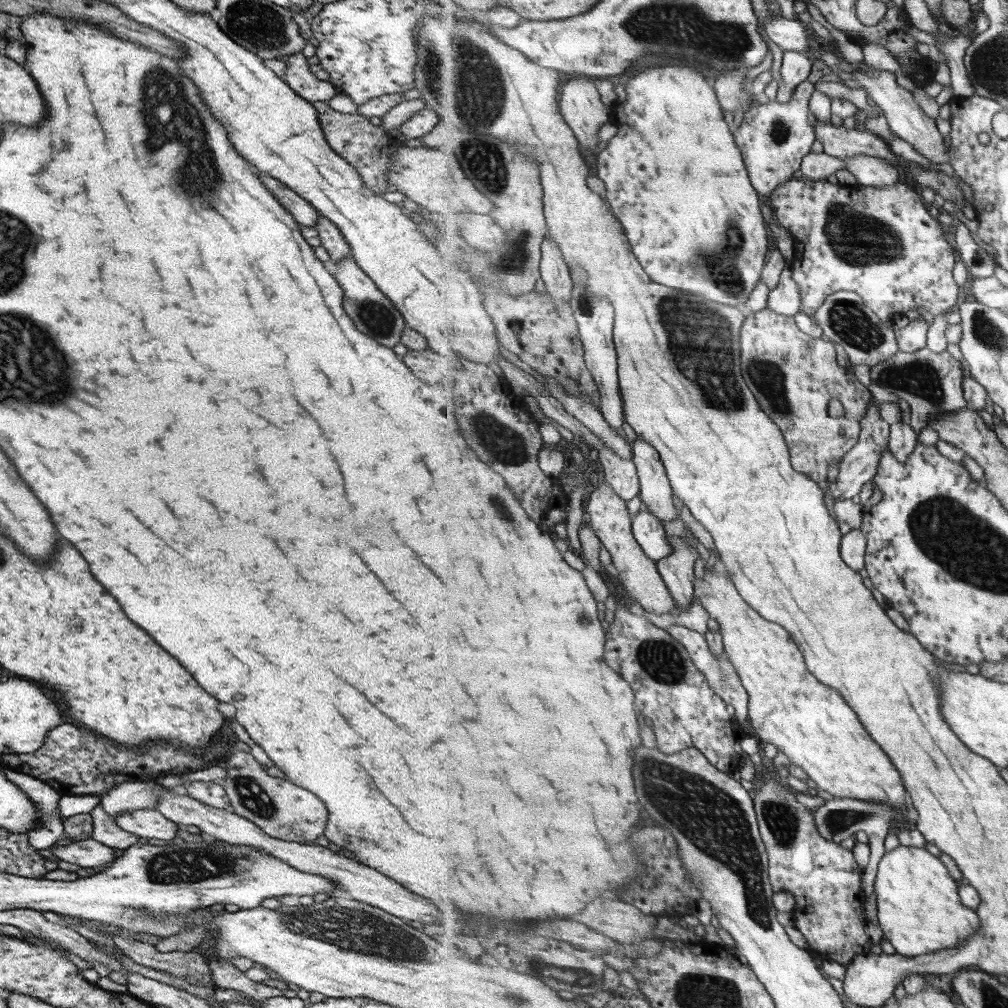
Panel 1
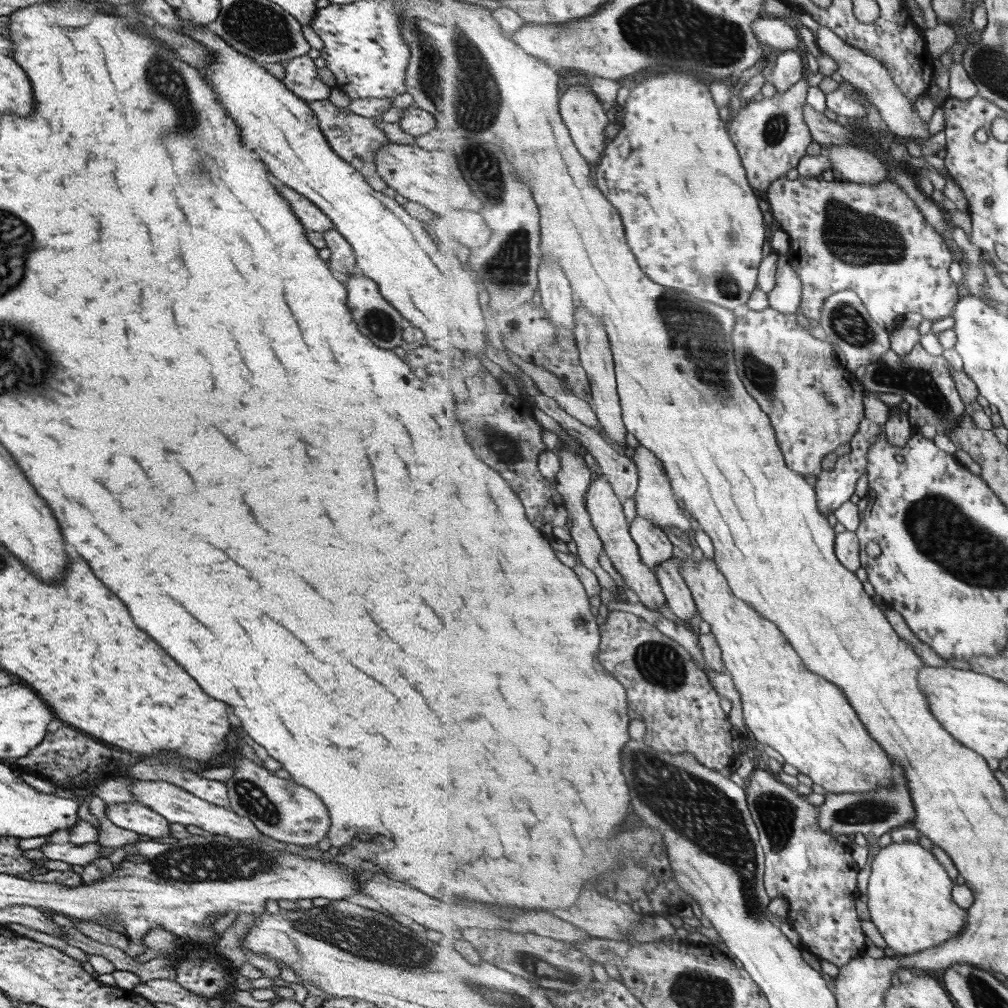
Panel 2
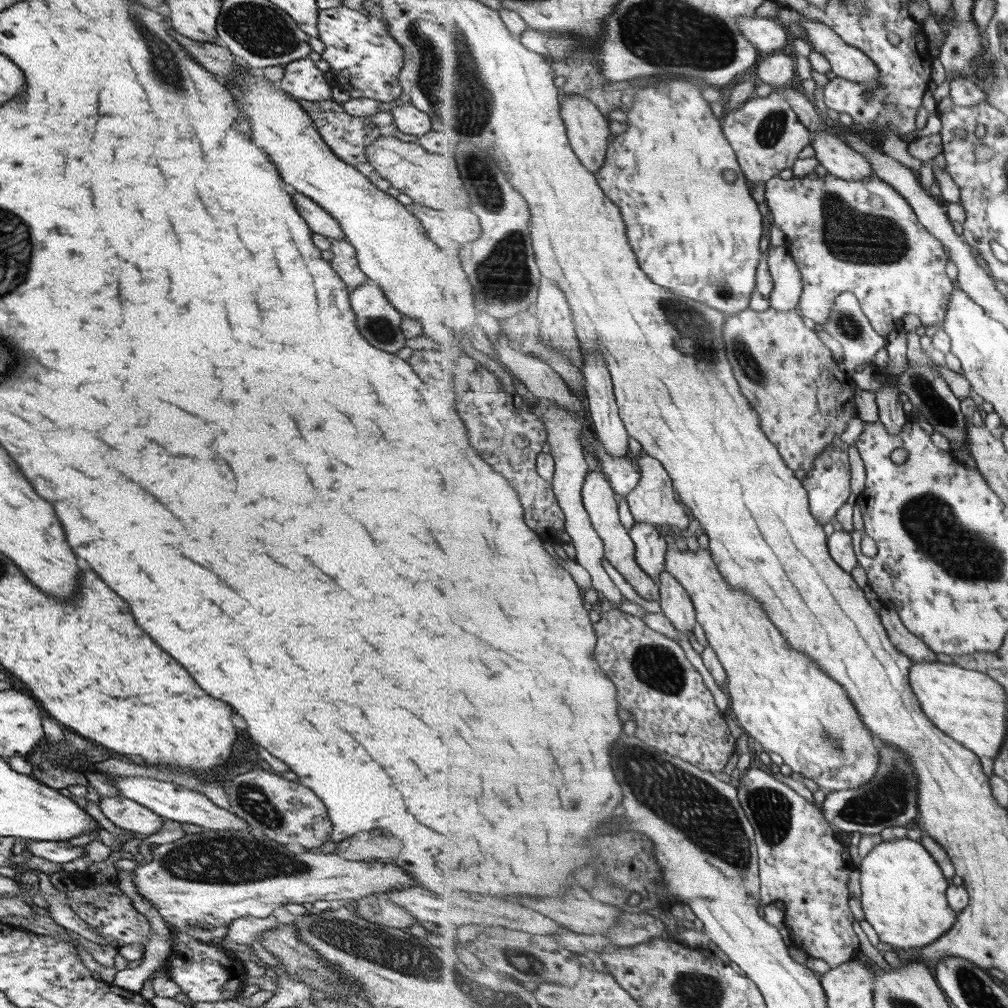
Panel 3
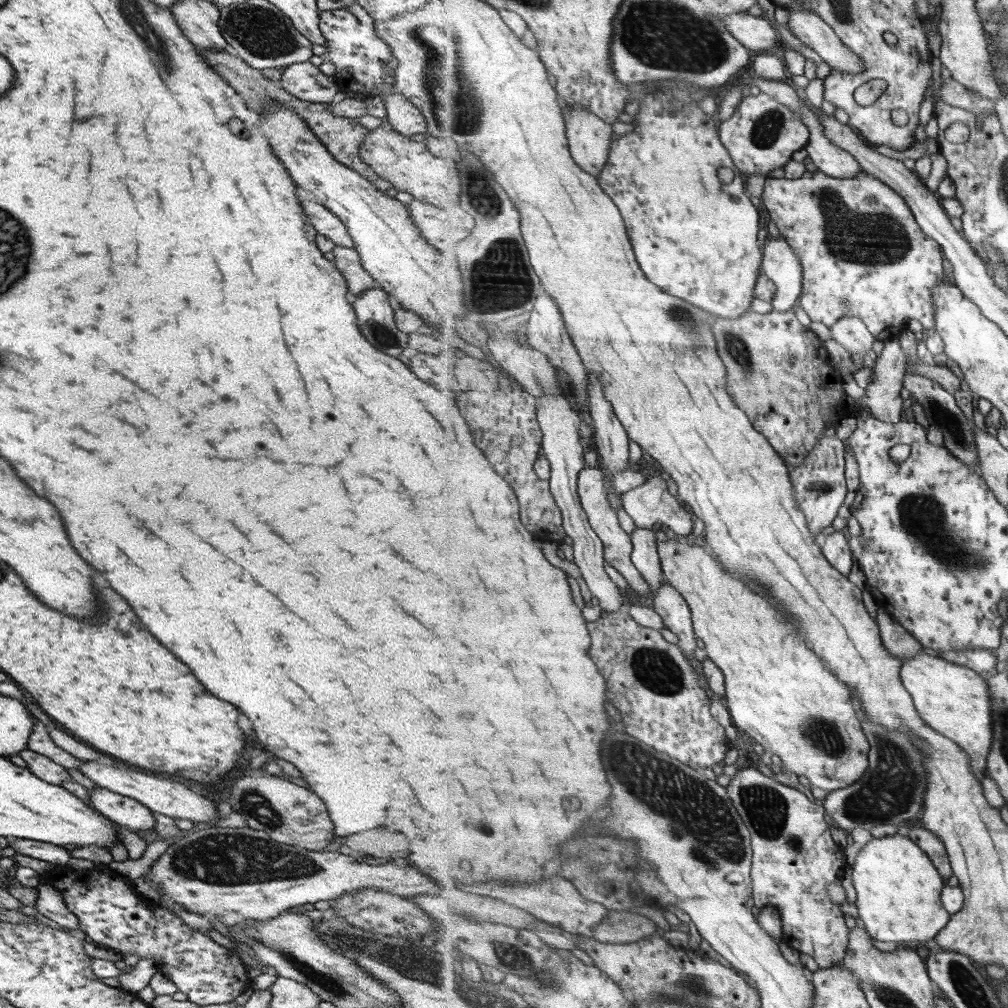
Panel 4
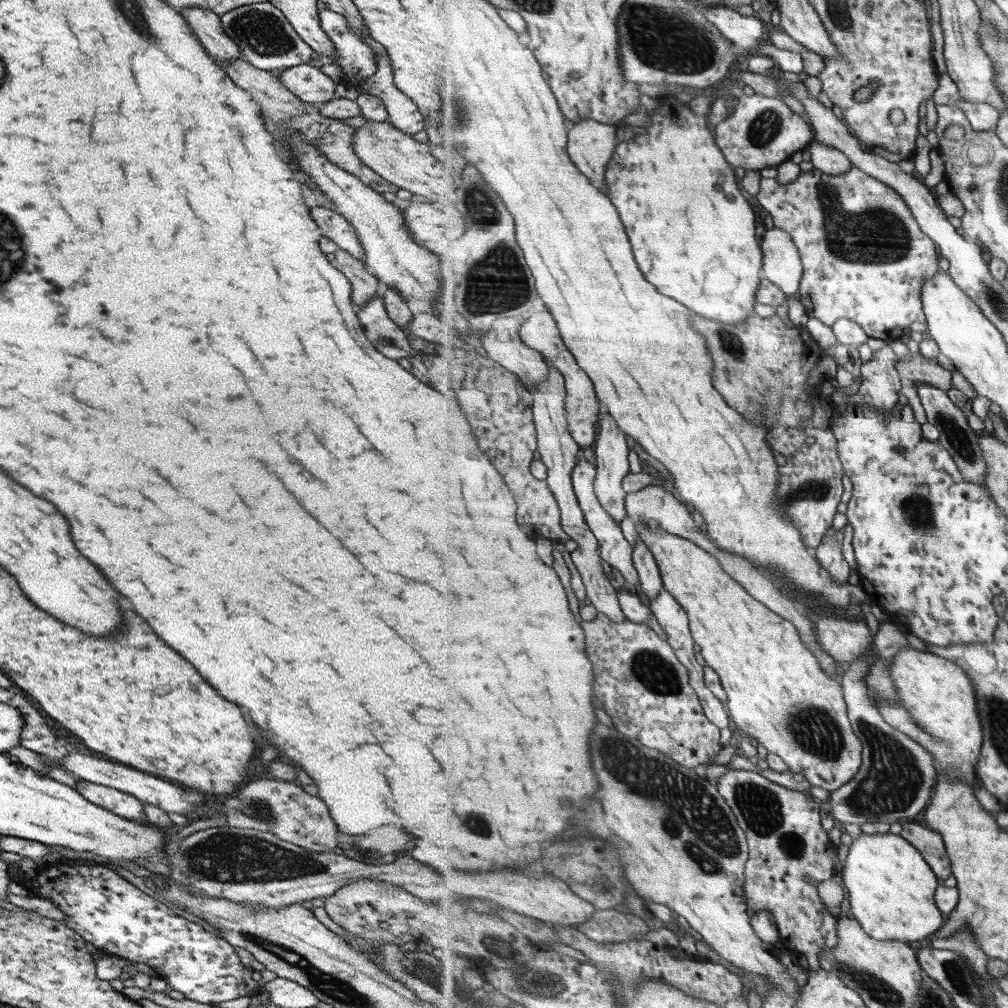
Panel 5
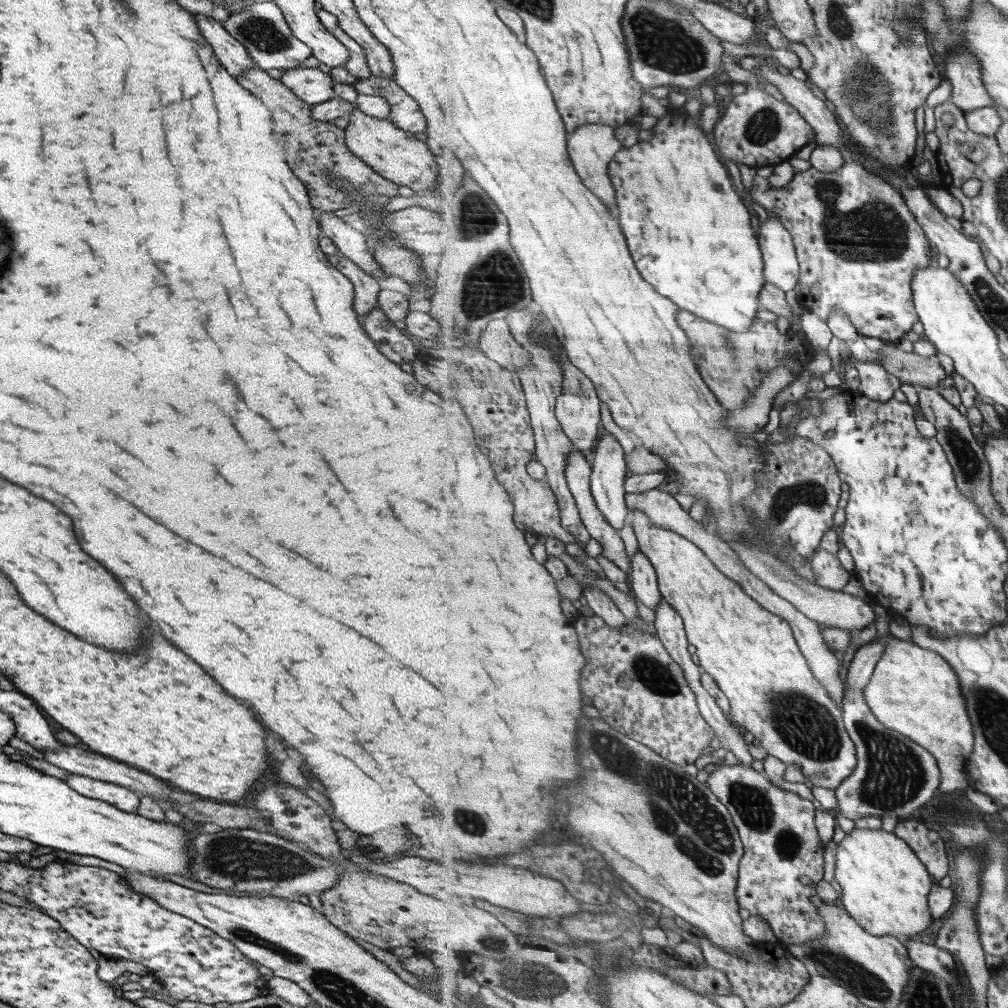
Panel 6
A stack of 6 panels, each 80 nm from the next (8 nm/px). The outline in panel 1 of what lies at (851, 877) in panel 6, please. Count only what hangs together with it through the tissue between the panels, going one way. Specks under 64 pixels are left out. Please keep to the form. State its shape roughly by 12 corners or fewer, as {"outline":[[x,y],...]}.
{"outline":[[899,844],[874,883],[899,954],[955,948],[982,927],[940,857]]}

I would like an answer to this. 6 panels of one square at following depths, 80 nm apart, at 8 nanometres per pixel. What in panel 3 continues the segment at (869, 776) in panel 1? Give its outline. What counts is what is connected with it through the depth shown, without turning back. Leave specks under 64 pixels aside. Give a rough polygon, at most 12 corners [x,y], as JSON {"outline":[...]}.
{"outline":[[667,548],[728,674],[729,709],[792,772],[859,788],[882,758],[846,688]]}

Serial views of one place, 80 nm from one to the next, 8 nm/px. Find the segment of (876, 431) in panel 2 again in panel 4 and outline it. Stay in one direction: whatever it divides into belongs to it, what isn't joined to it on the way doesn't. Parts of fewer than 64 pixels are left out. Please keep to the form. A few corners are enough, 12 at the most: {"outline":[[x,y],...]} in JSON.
{"outline":[[824,436],[790,472],[815,537],[851,497],[842,441]]}

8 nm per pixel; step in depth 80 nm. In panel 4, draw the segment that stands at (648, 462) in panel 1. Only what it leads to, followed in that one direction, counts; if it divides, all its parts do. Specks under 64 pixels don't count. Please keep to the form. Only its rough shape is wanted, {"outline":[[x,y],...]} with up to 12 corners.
{"outline":[[661,470],[624,493],[637,528],[661,524],[687,537],[695,517]]}

